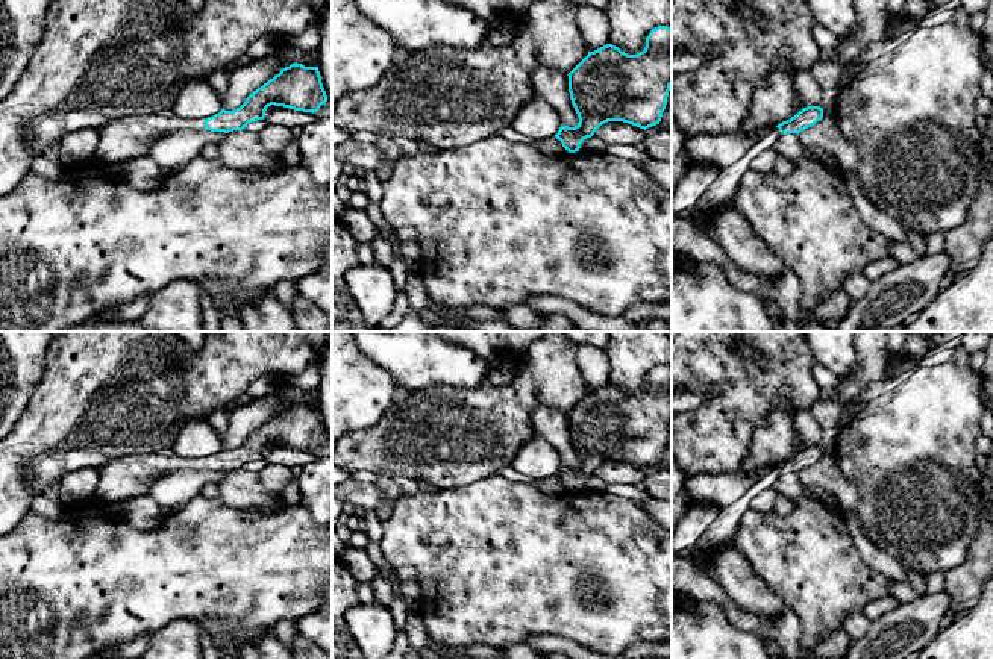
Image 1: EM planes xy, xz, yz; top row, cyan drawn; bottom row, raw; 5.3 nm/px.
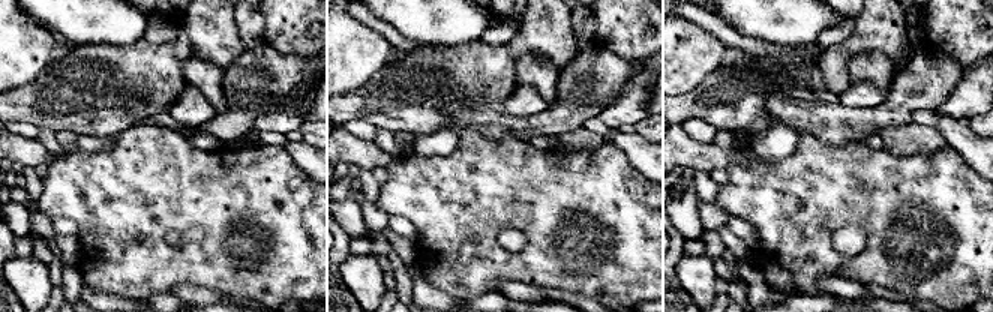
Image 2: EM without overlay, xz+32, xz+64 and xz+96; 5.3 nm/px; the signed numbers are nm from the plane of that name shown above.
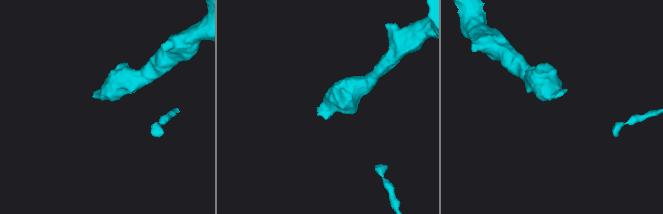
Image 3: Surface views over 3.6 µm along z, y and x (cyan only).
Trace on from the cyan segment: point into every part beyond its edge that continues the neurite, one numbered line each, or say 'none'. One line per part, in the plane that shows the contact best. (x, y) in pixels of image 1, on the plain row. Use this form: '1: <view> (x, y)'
1: xy (123, 477)

